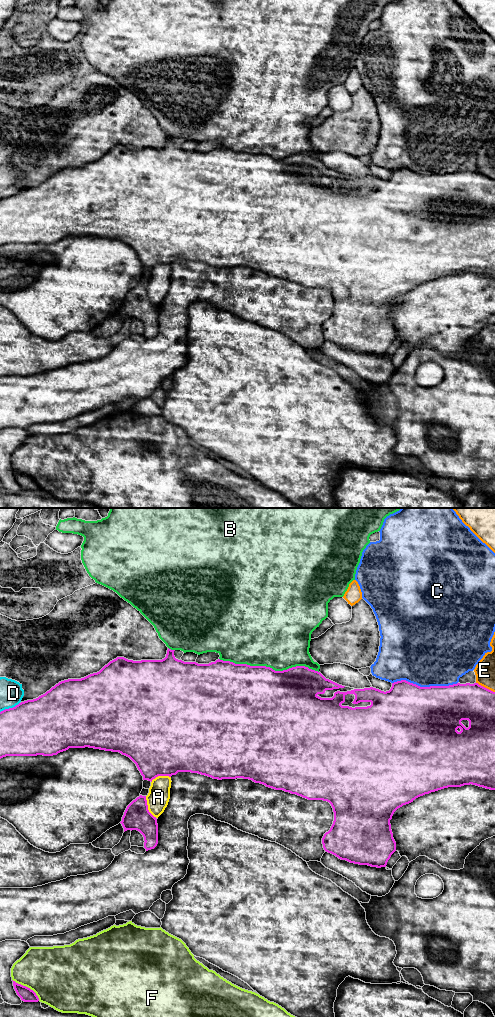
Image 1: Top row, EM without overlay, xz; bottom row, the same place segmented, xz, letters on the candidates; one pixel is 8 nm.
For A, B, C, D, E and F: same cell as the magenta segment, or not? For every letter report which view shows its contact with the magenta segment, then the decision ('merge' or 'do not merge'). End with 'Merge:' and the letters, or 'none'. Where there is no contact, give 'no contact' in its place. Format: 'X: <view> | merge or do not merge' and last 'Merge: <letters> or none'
A: xz | do not merge
B: xz | do not merge
C: xz | do not merge
D: xz | do not merge
E: xz | do not merge
F: xz | do not merge
Merge: none

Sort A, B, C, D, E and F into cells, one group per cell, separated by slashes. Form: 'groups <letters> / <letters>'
groups A C / B / D / E / F

